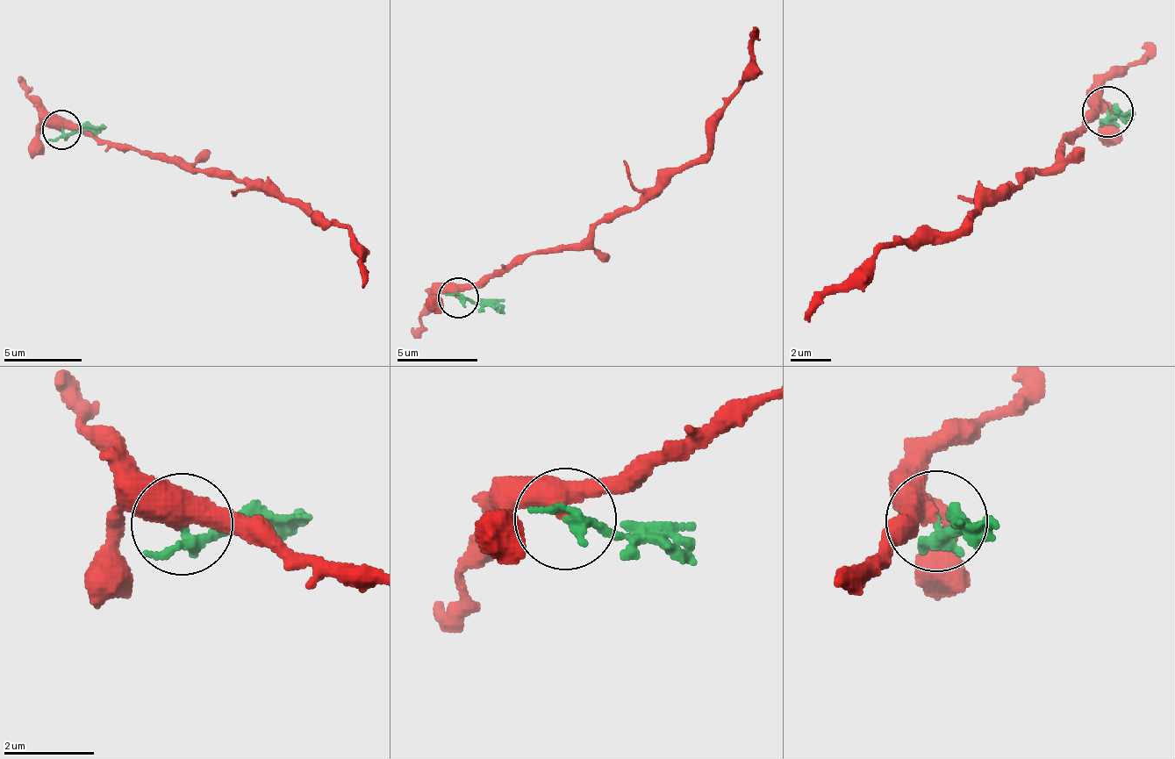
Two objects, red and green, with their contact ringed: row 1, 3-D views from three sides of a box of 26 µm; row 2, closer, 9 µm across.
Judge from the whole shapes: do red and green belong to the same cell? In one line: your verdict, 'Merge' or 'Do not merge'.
Do not merge

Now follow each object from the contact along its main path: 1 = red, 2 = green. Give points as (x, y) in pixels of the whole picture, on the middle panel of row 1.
1: (459, 298), (530, 254), (575, 247), (592, 231), (625, 215), (706, 152), (710, 119), (740, 83), (755, 25)
2: (459, 298), (491, 303), (503, 314)

